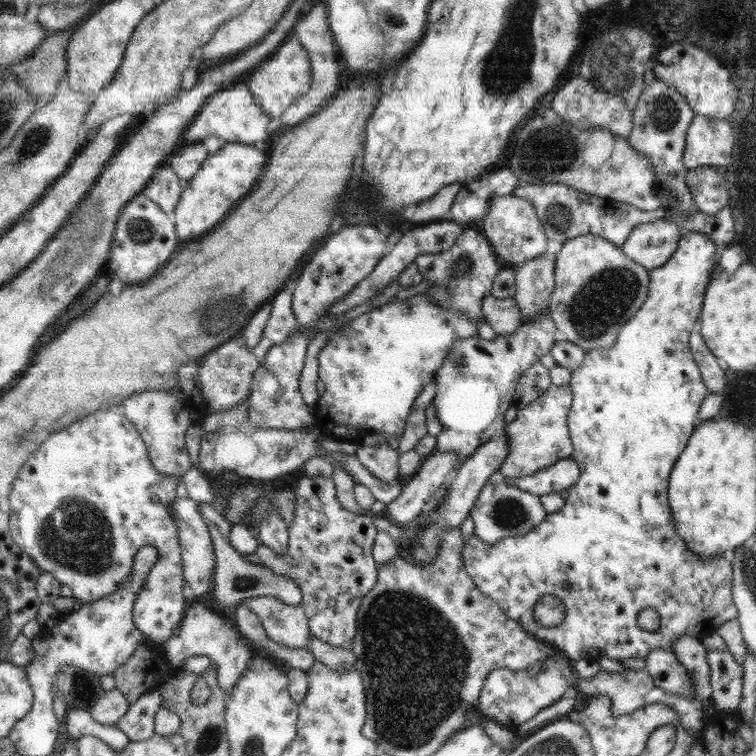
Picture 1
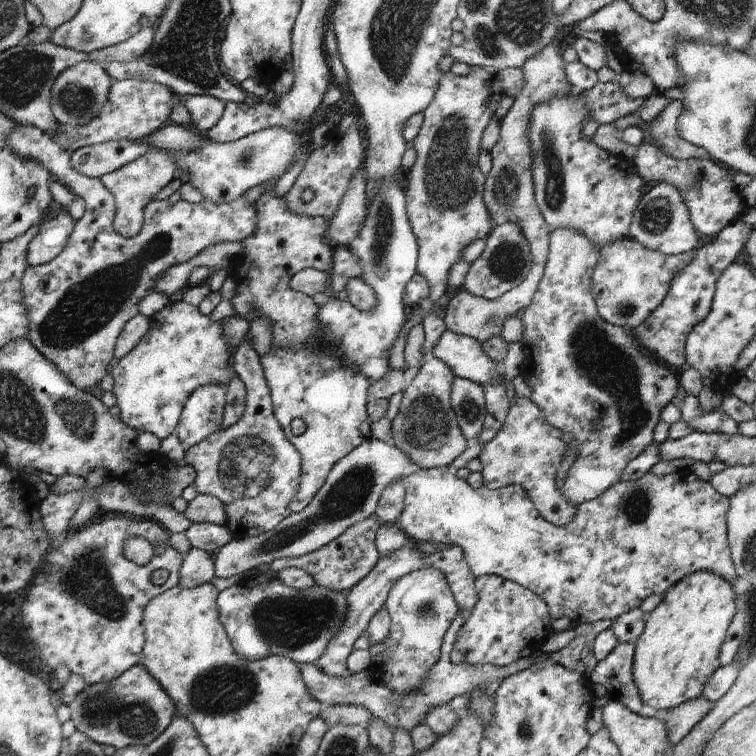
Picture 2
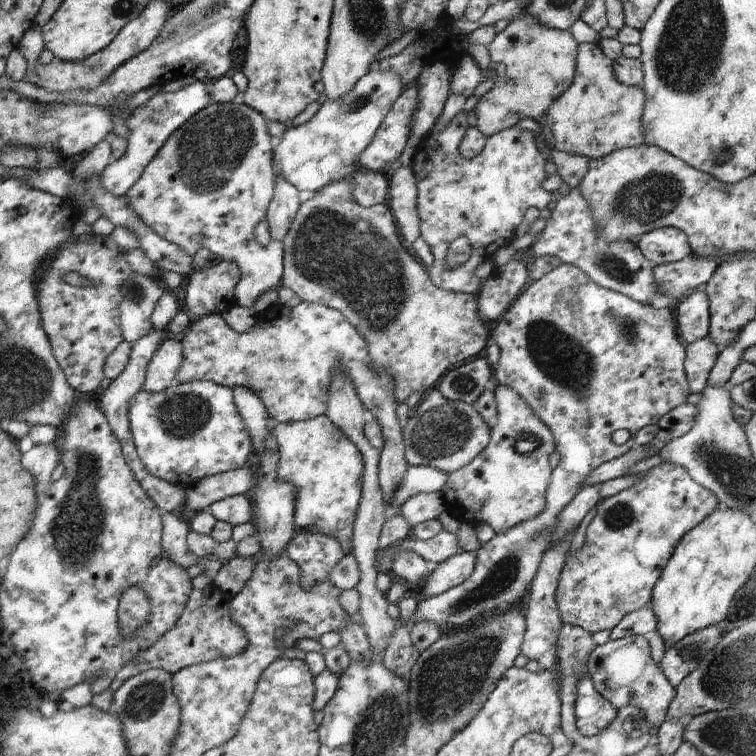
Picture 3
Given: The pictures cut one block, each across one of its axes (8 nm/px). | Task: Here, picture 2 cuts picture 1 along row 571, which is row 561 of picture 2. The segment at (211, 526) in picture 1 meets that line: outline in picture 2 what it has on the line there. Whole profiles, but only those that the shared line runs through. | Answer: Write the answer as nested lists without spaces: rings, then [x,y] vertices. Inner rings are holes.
[[[368,439],[360,446],[357,446],[350,454],[341,458],[328,473],[326,482],[320,487],[316,496],[312,498],[312,502],[304,507],[299,513],[292,513],[286,516],[276,528],[268,532],[256,535],[255,537],[246,537],[240,540],[232,539],[226,546],[223,546],[213,556],[215,566],[215,576],[226,580],[227,578],[236,576],[246,572],[256,572],[256,568],[262,564],[272,564],[274,560],[284,560],[289,558],[298,558],[305,554],[314,552],[318,548],[322,548],[325,544],[332,542],[338,538],[344,530],[348,530],[352,524],[362,522],[362,520],[371,517],[376,510],[381,497],[382,491],[400,480],[406,478],[418,469],[418,466],[406,456],[401,450],[398,450],[396,445],[388,445],[386,442],[378,439]]]

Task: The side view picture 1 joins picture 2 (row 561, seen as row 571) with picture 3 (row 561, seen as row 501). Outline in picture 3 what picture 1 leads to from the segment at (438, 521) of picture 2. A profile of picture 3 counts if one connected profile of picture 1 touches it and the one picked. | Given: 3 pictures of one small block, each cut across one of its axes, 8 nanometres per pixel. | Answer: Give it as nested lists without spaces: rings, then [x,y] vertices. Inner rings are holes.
[[[664,463],[647,470],[644,478],[640,478],[632,488],[600,500],[596,516],[587,527],[583,546],[568,554],[563,564],[555,592],[561,621],[592,634],[610,630],[626,614],[648,606],[653,586],[684,534],[704,522],[716,510],[718,503],[713,492],[694,482],[686,468],[674,463]]]

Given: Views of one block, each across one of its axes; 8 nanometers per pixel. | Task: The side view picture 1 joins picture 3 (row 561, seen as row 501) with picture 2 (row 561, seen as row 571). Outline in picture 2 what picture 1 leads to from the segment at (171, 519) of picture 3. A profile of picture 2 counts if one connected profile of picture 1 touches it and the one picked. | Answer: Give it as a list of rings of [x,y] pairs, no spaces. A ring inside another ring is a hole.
[[[191,548],[183,555],[179,570],[179,585],[184,590],[192,590],[211,582],[215,576],[213,556],[204,550]]]

